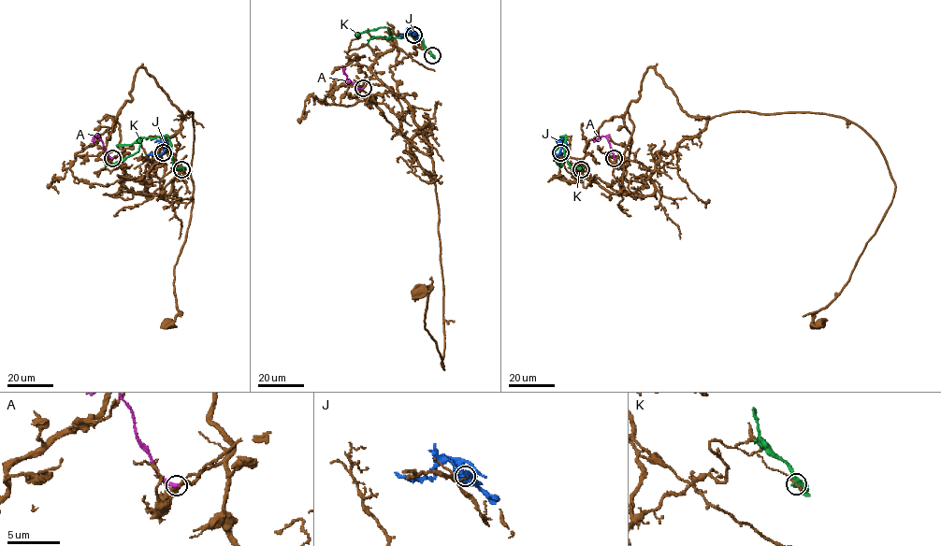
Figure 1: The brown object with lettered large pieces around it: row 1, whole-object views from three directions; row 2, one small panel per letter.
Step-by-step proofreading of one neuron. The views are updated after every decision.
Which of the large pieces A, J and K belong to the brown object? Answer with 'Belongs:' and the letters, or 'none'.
Belongs: none

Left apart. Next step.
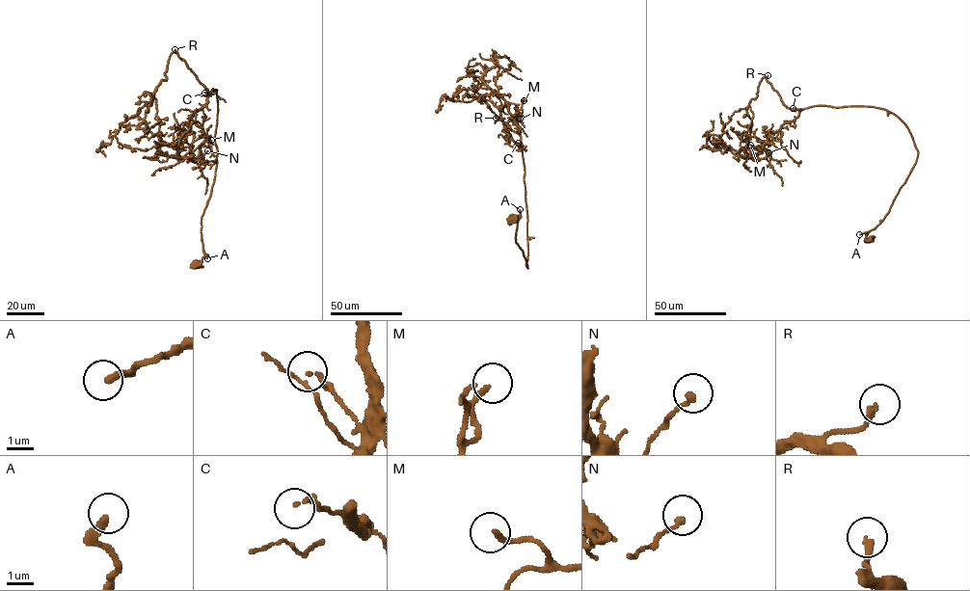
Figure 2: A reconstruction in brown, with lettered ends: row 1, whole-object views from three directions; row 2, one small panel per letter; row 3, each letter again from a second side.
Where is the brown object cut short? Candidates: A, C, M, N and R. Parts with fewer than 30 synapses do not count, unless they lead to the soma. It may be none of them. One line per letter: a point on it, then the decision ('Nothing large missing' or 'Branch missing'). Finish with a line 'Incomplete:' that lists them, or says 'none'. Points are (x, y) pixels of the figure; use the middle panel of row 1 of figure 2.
A: Place: (520, 209). Nothing large missing
C: Place: (518, 143). Nothing large missing
M: Place: (524, 100). Nothing large missing
N: Place: (520, 119). Nothing large missing
R: Place: (496, 118). Nothing large missing
Incomplete: none

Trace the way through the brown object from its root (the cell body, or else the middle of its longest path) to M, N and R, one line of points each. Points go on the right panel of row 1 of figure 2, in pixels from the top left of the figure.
M: (869, 239), (917, 156), (897, 117), (874, 107), (810, 106), (768, 131), (762, 148), (750, 145)
N: (869, 239), (917, 156), (897, 117), (874, 107), (810, 106), (768, 131), (764, 147), (770, 157), (768, 152)
R: (869, 239), (915, 163), (908, 127), (874, 107), (790, 109), (767, 75)

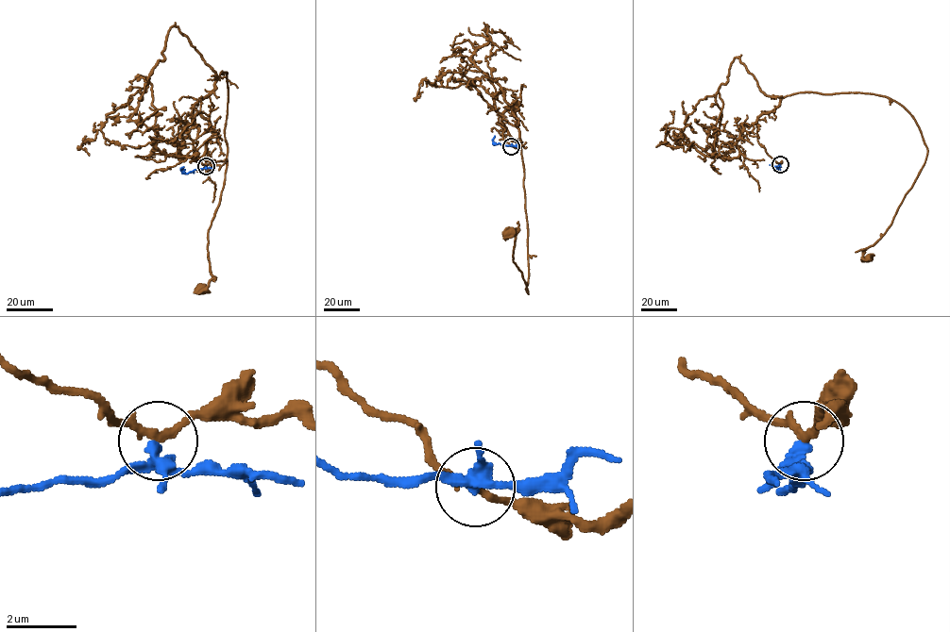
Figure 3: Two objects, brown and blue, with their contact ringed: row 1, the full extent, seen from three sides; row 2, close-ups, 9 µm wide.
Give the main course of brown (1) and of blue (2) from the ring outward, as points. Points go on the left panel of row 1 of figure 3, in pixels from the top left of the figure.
1: (205, 166), (195, 159), (185, 117), (222, 72), (227, 165), (208, 231), (212, 277), (201, 290)
2: (205, 166), (185, 173), (180, 168), (184, 167)

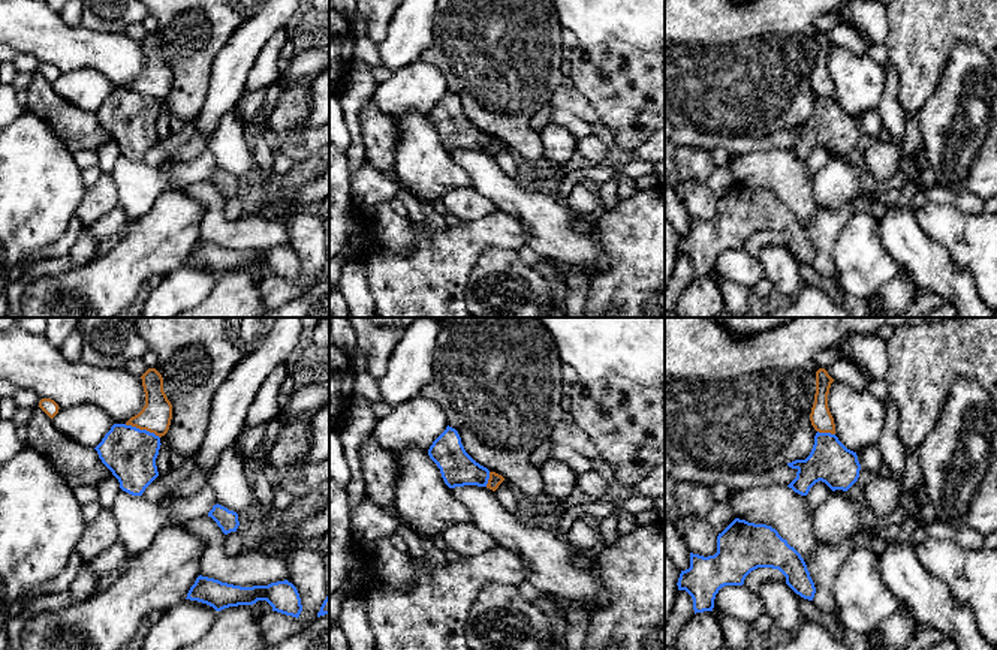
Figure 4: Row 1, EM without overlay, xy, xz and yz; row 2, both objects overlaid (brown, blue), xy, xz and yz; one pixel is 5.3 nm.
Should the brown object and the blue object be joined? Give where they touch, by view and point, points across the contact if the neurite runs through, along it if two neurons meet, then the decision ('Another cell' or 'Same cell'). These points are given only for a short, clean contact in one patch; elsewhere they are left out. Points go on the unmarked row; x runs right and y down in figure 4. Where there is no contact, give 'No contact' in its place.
Touches brown at xy (142, 93). Boundary: xy (124, 89), (145, 93), (159, 102). Another cell

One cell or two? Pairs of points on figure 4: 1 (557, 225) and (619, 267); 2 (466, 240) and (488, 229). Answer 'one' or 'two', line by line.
1: two
2: one

